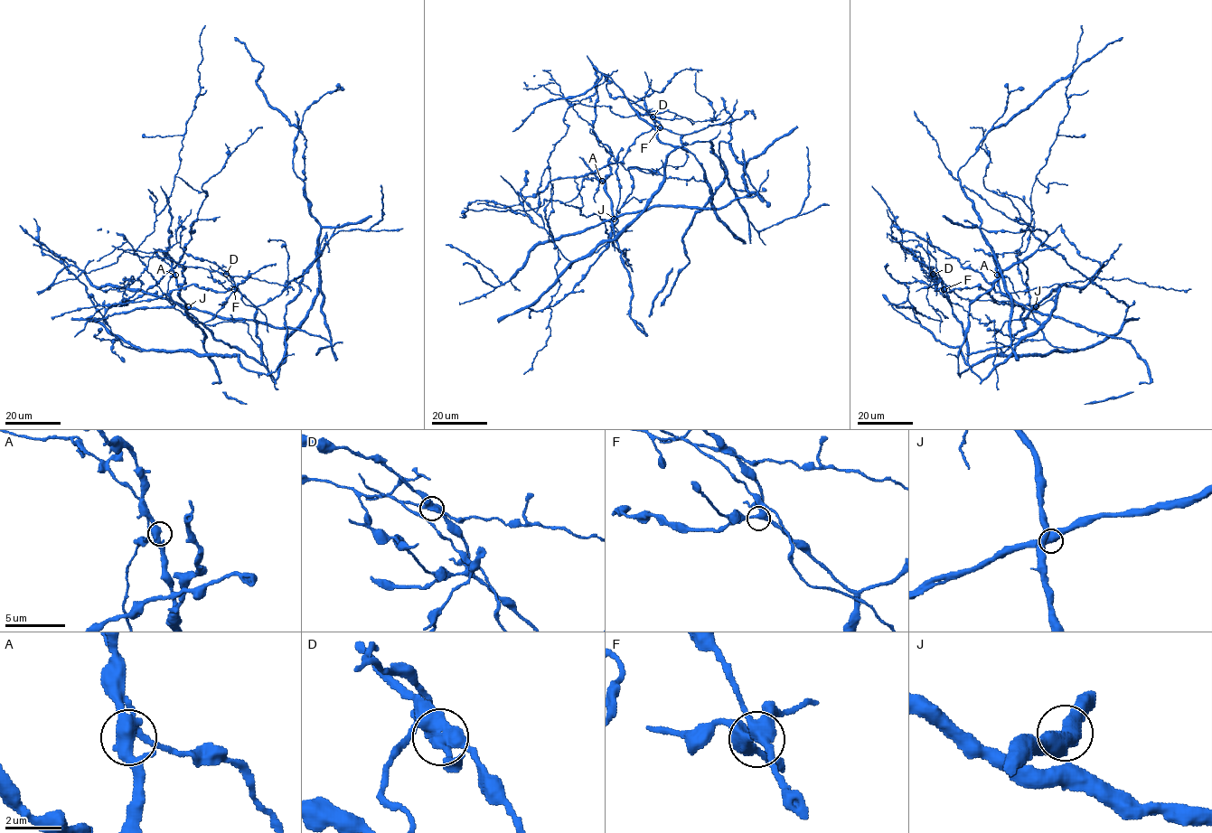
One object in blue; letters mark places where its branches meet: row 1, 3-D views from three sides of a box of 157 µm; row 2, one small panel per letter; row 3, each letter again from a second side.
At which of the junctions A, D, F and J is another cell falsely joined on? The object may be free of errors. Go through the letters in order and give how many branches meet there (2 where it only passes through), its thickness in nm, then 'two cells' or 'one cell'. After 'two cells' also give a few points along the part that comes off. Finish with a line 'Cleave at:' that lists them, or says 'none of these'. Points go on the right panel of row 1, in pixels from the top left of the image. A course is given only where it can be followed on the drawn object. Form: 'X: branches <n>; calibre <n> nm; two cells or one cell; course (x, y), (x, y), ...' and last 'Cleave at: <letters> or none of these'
A: branches 4; calibre 440 nm; one cell
D: branches 4; calibre 440 nm; two cells; course (934, 274), (920, 256), (925, 274), (962, 298), (1021, 305), (1041, 305), (1065, 283), (1093, 276), (1191, 288)
F: branches 4; calibre 400 nm; one cell
J: branches 3; calibre 440 nm; one cell
Cleave at: D

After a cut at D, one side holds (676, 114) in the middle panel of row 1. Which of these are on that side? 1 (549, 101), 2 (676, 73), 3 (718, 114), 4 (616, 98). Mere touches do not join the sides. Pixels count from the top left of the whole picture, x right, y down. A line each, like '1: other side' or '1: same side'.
1: other side
2: other side
3: same side
4: other side

